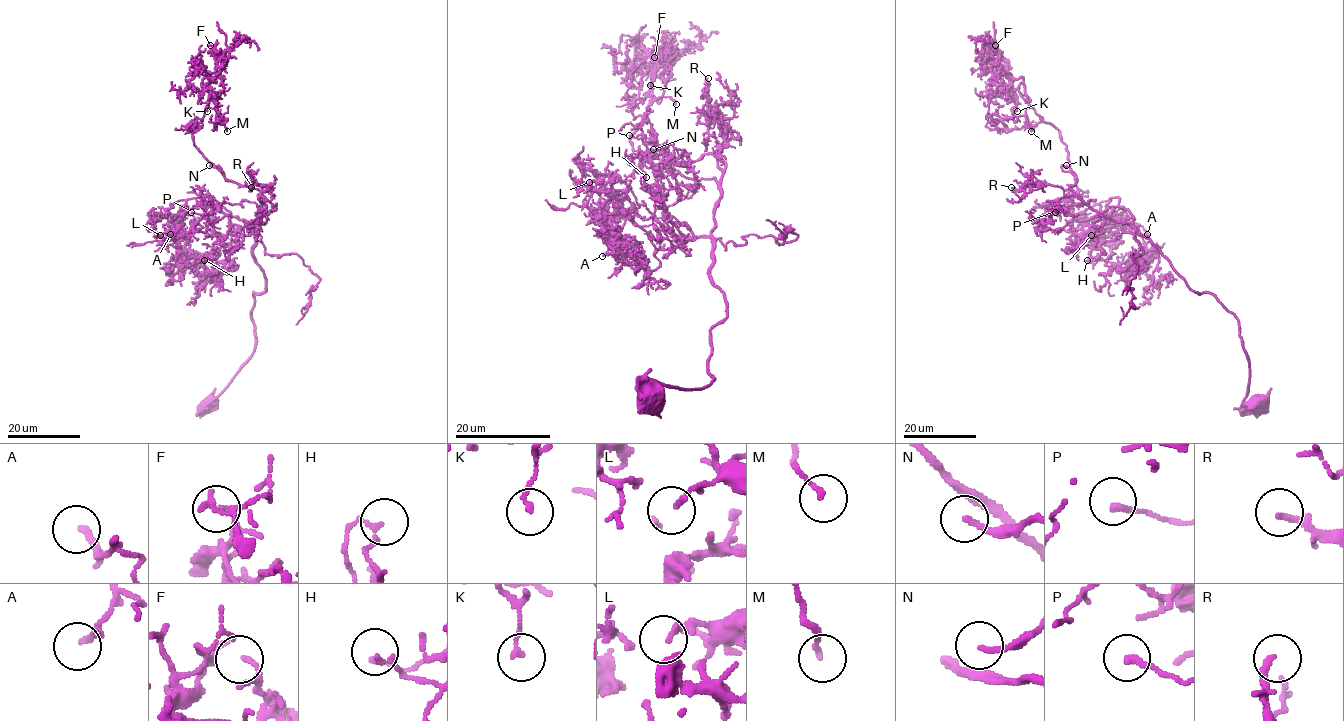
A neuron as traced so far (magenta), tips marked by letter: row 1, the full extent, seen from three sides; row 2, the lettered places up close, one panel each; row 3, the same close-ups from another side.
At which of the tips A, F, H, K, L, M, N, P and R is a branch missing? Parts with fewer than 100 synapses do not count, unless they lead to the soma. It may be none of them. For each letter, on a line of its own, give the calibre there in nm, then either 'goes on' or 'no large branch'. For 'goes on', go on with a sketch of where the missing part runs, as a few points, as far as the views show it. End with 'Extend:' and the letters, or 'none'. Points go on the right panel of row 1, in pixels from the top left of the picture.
A: 200 nm | no large branch
F: 140 nm | no large branch
H: 120 nm | no large branch
K: 170 nm | no large branch
L: 90 nm | no large branch
M: 150 nm | no large branch
N: 180 nm | goes on | (1066, 165), (1052, 168), (1052, 164), (1035, 161), (1027, 172), (1017, 171), (997, 161)
P: 200 nm | no large branch
R: 190 nm | no large branch
Extend: N

